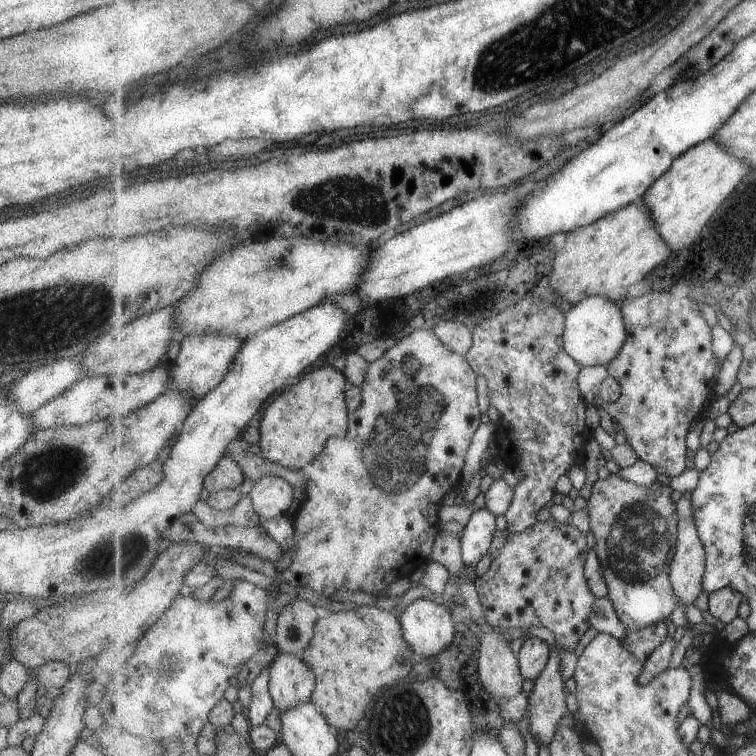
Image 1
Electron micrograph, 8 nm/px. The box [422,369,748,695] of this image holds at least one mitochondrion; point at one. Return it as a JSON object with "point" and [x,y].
{"point":[637,546]}

